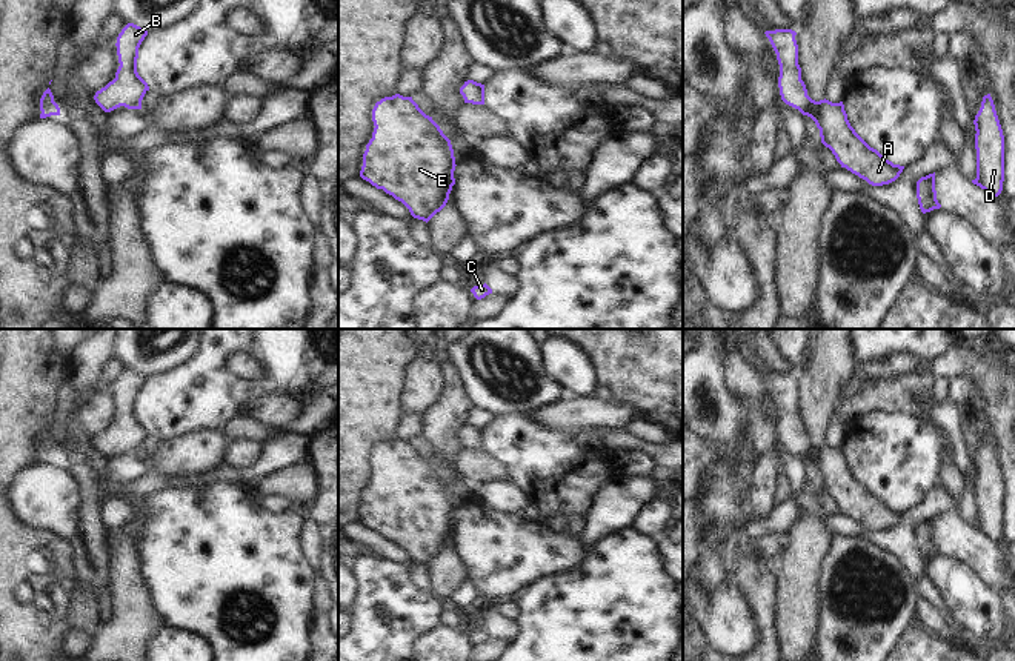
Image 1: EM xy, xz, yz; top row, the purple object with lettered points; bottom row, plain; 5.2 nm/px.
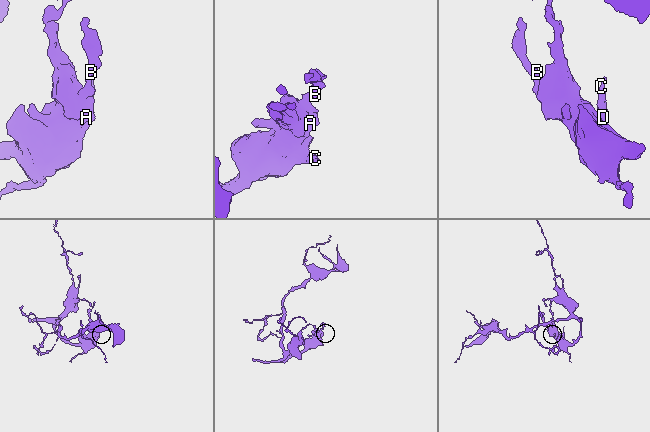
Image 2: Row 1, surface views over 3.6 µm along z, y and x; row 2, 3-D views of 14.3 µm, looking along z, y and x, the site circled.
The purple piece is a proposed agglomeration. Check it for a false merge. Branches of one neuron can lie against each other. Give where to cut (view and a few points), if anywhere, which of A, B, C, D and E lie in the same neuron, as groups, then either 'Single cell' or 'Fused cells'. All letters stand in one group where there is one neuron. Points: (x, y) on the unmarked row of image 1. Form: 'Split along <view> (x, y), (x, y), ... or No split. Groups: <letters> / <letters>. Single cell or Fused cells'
No split. Groups: A B C D E. Single cell.

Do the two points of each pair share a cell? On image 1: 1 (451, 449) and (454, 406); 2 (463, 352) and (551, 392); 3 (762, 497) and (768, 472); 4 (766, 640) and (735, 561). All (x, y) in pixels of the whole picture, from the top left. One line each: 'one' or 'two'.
1: one
2: one
3: one
4: one

